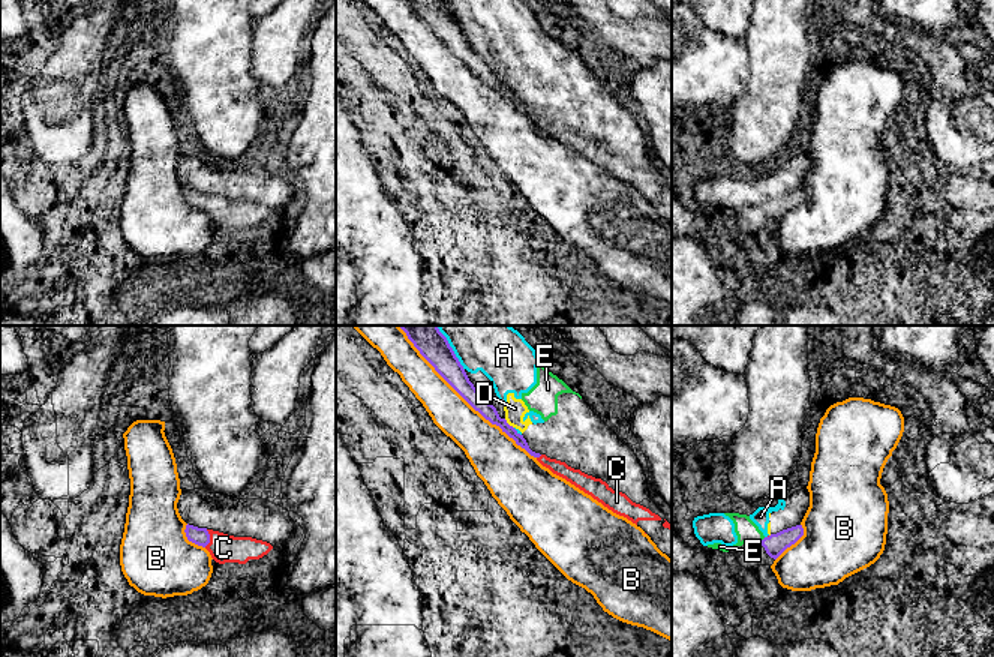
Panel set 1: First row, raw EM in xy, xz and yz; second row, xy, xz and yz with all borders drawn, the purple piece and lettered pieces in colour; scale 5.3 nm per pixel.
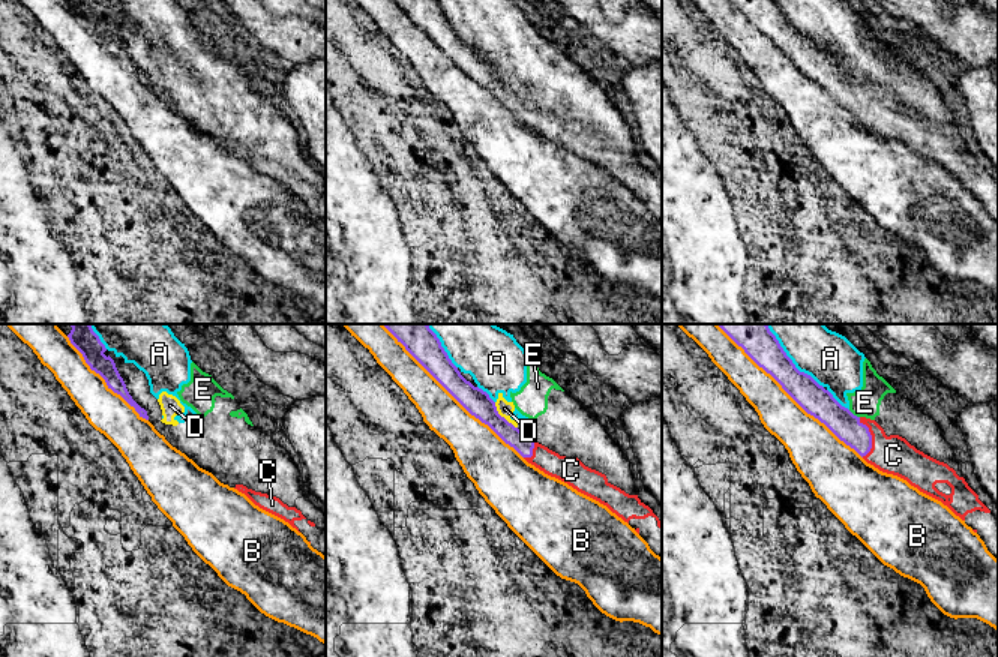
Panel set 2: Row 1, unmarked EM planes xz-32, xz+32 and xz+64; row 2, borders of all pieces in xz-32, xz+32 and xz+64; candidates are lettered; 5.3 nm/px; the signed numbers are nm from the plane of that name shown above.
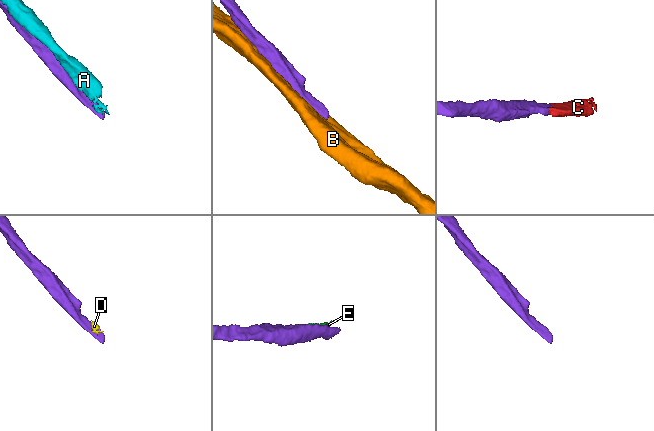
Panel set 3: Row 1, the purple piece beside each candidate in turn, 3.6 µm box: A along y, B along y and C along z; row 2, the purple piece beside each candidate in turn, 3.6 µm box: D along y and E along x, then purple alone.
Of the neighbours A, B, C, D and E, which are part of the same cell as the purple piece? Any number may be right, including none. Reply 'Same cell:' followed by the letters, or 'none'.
Same cell: C

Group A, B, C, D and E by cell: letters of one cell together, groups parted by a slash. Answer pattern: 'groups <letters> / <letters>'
groups A D E / B / C

